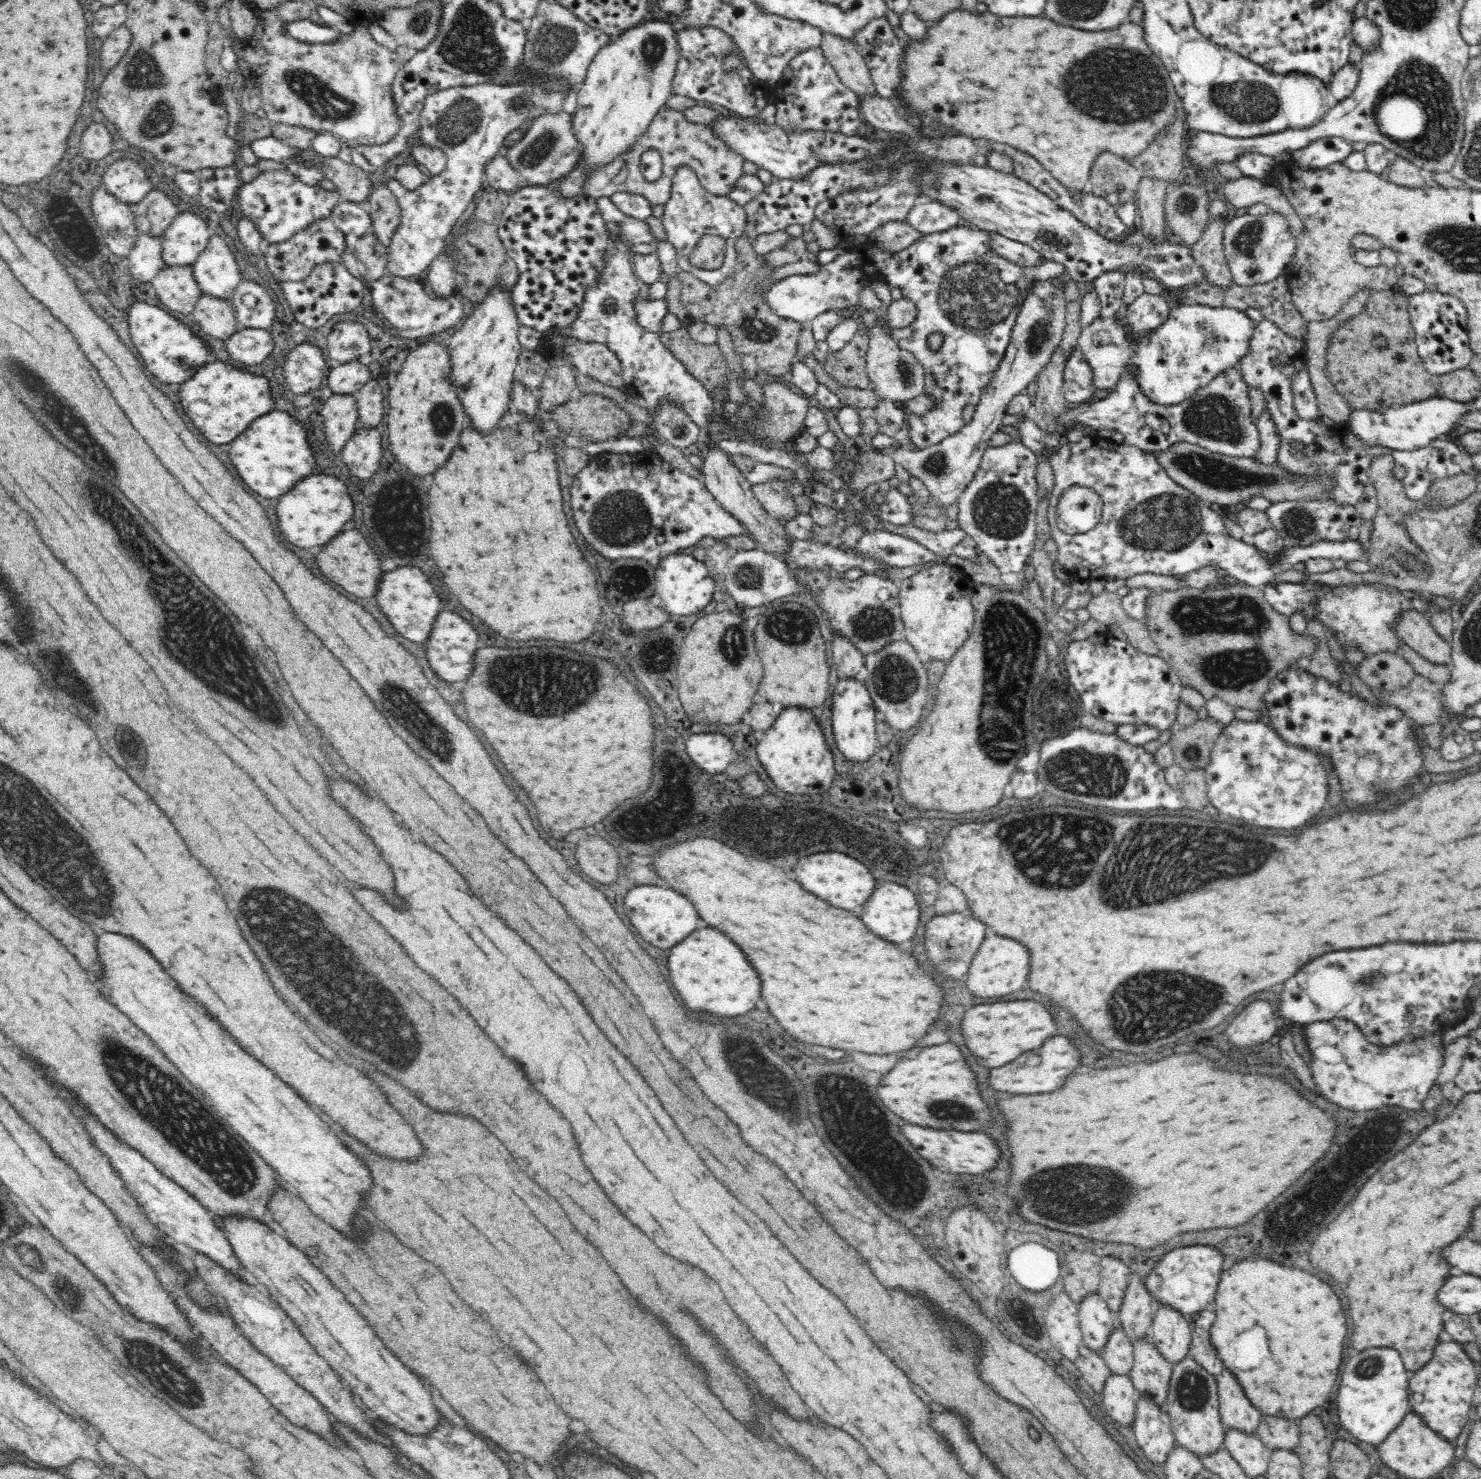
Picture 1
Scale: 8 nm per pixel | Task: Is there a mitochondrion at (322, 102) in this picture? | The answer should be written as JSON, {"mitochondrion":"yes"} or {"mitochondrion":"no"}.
{"mitochondrion":"yes"}

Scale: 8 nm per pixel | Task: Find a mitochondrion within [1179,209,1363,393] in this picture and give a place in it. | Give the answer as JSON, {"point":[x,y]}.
{"point":[1249,242]}

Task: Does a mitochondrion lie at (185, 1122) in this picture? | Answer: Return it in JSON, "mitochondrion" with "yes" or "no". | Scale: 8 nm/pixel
{"mitochondrion":"yes"}

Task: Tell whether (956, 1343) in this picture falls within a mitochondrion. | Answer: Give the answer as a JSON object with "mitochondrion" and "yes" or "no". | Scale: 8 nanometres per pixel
{"mitochondrion":"yes"}

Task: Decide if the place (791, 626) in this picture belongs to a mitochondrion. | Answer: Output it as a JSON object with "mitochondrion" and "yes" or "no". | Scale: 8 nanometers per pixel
{"mitochondrion":"yes"}

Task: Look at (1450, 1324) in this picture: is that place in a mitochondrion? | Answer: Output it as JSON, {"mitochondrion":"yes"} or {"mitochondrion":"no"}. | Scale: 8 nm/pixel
{"mitochondrion":"no"}

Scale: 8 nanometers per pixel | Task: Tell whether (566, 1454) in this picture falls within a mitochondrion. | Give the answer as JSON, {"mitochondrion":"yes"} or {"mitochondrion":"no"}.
{"mitochondrion":"no"}

